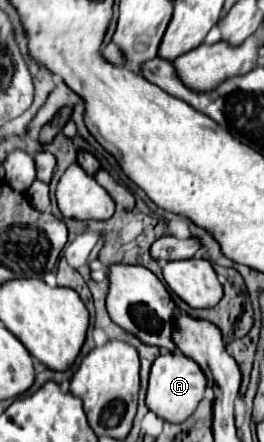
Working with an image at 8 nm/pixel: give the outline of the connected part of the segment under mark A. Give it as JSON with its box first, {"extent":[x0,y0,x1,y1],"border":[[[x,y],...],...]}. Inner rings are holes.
{"extent":[145,352,207,422],"border":[[[181,352],[161,354],[151,366],[145,404],[151,412],[155,412],[163,420],[185,422],[201,402],[205,386],[207,386],[207,378],[191,358],[185,358]]]}

